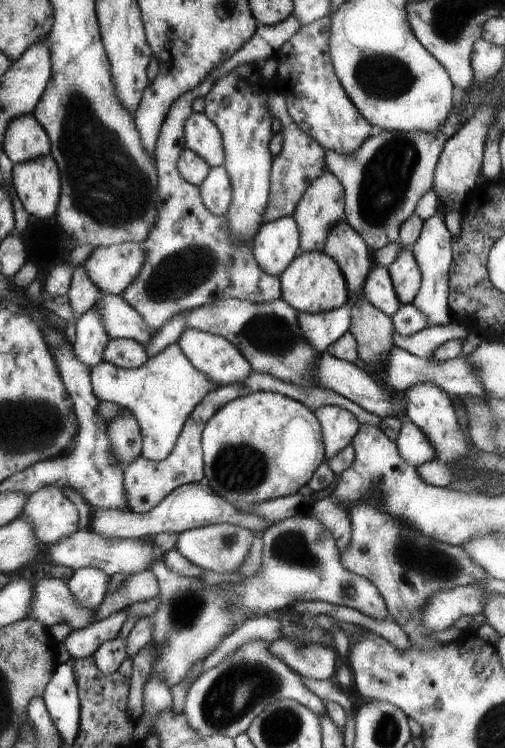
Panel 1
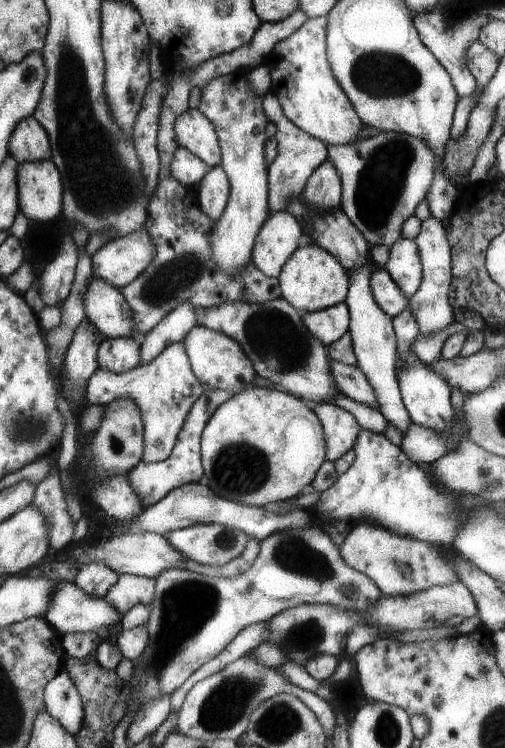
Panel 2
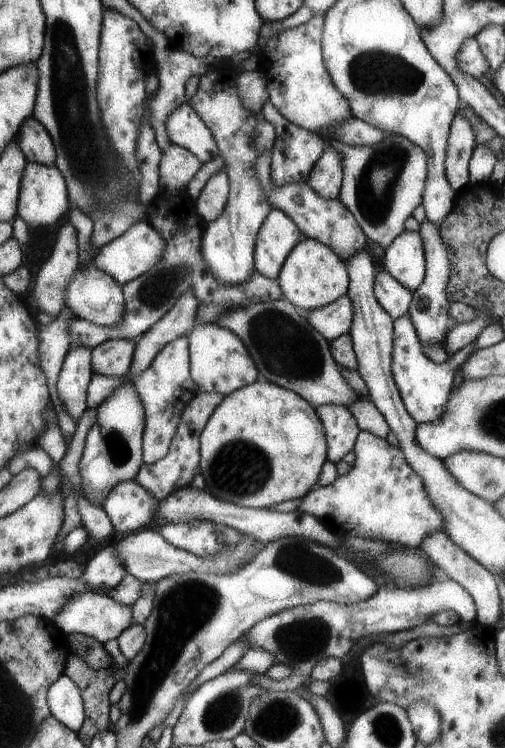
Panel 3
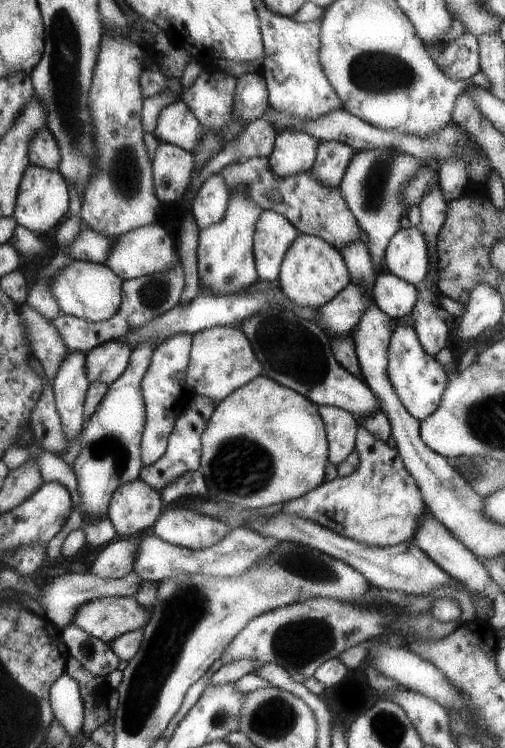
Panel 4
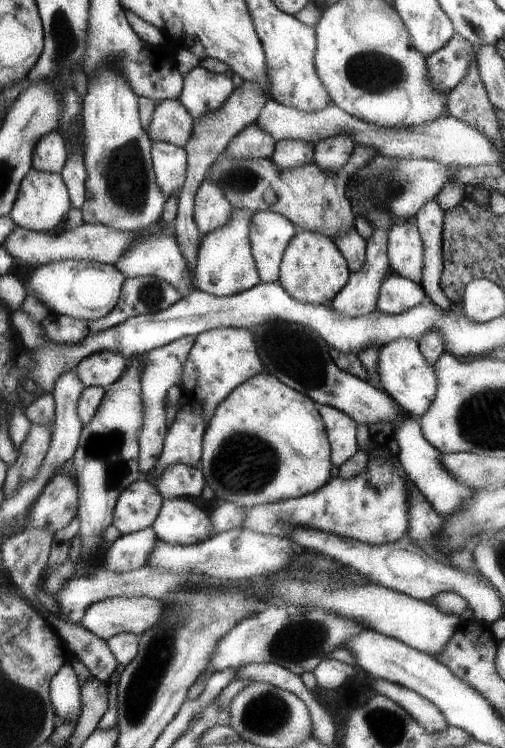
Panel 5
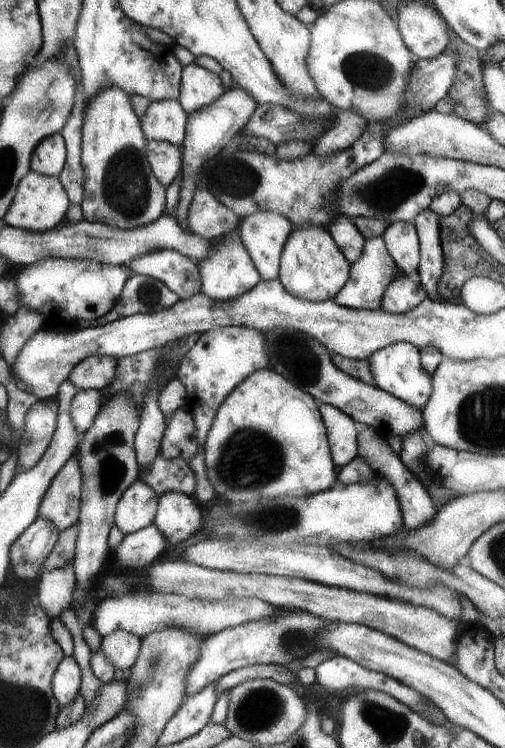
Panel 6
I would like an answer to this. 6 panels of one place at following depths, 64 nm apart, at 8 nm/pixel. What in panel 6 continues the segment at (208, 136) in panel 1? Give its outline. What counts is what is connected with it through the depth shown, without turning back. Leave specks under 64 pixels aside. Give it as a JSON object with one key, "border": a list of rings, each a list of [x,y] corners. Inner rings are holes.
{"border":[[[178,99],[149,101],[143,116],[138,116],[138,120],[147,141],[167,142],[176,147],[183,142],[187,114]]]}

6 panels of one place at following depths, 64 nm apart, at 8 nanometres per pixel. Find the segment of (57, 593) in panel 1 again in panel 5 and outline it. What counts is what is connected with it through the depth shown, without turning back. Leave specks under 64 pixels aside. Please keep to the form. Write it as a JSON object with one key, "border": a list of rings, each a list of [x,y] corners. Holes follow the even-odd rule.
{"border":[[[146,595],[110,597],[92,603],[85,610],[79,626],[103,641],[118,633],[132,633],[141,636],[143,632],[159,623],[163,612],[164,602],[161,599],[147,597]]]}

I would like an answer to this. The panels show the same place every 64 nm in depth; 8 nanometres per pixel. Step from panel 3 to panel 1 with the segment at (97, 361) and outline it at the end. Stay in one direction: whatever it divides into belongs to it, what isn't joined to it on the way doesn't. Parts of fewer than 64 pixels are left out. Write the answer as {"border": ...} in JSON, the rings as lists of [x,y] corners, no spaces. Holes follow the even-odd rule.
{"border":[[[109,339],[101,353],[101,360],[115,368],[132,369],[145,364],[147,359],[144,346],[131,339]]]}

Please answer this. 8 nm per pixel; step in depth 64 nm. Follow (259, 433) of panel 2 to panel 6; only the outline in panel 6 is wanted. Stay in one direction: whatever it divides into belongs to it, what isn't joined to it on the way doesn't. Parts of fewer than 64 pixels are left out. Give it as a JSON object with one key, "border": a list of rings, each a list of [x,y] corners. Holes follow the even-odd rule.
{"border":[[[266,368],[251,372],[232,388],[218,407],[204,441],[204,462],[214,492],[227,501],[239,502],[280,495],[299,499],[328,490],[337,480],[338,468],[331,459],[316,403],[312,396]]]}

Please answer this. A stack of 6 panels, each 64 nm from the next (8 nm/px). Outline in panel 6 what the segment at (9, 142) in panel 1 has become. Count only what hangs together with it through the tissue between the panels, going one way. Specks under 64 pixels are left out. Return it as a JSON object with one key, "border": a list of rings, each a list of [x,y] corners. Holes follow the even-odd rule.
{"border":[[[53,134],[41,140],[31,153],[30,171],[39,175],[57,177],[66,158],[63,138]]]}

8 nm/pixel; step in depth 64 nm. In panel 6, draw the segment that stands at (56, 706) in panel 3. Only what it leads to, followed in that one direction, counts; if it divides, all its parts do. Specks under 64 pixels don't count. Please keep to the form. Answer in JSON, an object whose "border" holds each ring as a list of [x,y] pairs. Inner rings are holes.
{"border":[[[64,656],[57,664],[51,678],[51,690],[59,711],[68,706],[77,696],[81,670],[73,656]]]}

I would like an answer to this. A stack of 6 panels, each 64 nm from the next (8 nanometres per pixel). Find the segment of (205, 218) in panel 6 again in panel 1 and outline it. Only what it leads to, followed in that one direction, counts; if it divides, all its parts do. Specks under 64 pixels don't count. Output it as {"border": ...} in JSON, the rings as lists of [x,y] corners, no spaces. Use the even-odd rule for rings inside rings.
{"border":[[[223,165],[211,167],[205,180],[198,186],[199,196],[207,212],[224,216],[231,204],[231,182]]]}

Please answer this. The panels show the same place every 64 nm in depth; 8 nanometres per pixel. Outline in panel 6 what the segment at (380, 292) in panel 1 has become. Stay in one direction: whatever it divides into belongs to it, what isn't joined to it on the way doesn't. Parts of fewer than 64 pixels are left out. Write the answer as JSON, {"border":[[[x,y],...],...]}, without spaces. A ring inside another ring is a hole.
{"border":[[[399,274],[385,286],[379,306],[389,314],[403,314],[425,297],[427,294],[415,277]]]}

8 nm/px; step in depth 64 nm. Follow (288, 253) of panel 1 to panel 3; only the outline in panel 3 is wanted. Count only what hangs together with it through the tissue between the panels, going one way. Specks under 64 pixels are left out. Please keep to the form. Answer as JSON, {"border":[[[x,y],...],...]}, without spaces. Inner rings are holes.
{"border":[[[271,209],[261,223],[253,248],[254,270],[276,279],[287,254],[302,238],[299,228],[287,214]]]}

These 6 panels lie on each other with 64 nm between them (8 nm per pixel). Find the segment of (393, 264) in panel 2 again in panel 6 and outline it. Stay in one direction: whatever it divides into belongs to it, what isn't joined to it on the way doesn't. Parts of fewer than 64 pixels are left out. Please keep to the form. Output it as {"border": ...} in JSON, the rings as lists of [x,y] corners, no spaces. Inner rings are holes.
{"border":[[[393,221],[380,234],[400,274],[415,277],[419,266],[419,240],[410,221]]]}

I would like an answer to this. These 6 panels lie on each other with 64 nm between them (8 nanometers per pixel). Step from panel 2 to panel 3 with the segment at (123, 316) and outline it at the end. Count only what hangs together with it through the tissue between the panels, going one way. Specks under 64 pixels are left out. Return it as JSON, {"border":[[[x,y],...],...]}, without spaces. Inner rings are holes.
{"border":[[[78,266],[69,278],[65,290],[63,290],[64,306],[73,310],[80,319],[91,322],[95,326],[107,326],[111,328],[121,316],[123,316],[123,300],[121,285],[117,284],[113,278],[107,276],[105,272],[97,270],[95,266]]]}

